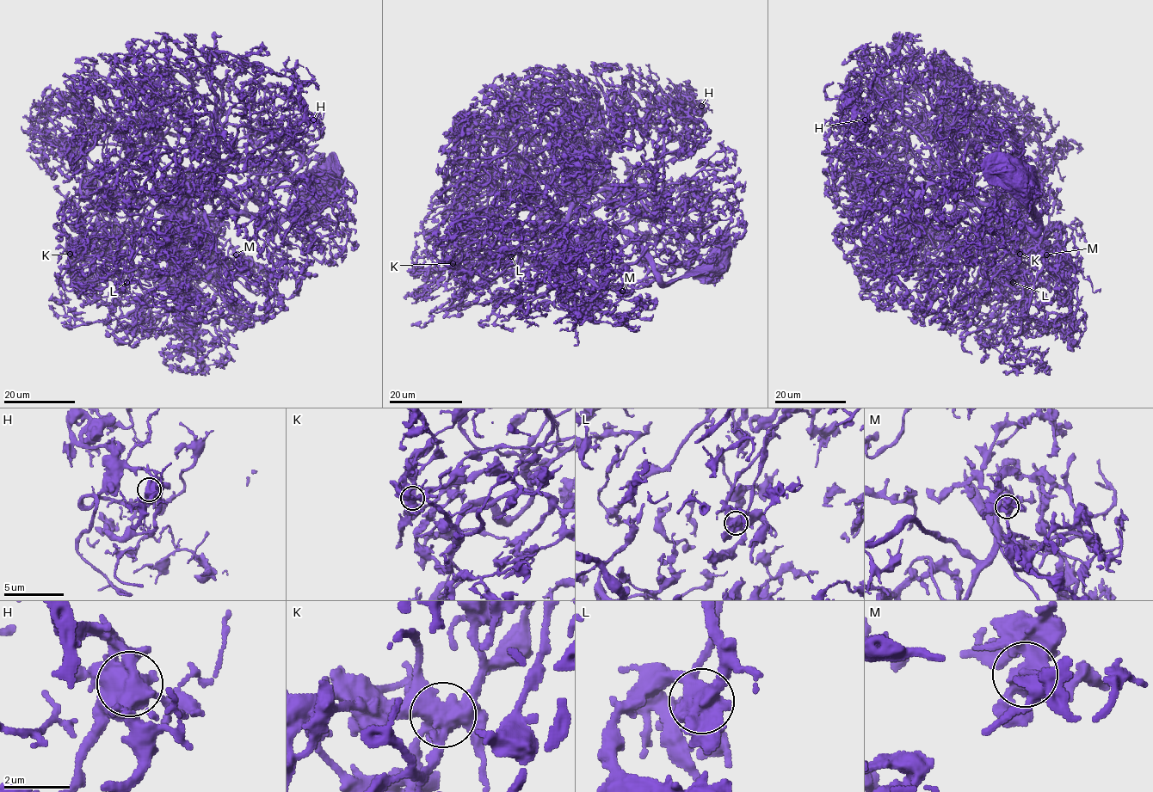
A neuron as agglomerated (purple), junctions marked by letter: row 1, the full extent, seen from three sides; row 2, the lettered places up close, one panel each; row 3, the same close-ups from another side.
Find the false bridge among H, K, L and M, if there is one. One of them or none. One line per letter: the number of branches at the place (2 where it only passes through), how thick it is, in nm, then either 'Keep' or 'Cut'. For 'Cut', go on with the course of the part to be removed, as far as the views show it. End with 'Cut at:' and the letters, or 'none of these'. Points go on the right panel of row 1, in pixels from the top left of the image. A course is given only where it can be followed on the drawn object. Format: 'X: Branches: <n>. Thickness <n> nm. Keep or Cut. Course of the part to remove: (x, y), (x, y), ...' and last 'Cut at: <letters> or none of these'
H: Branches: 5. Thickness 550 nm. Cut. Course of the part to remove: (865, 119), (858, 113), (851, 119), (862, 125), (859, 136), (853, 128), (832, 123), (839, 112)
K: Branches: 5. Thickness 550 nm. Keep
L: Branches: 4. Thickness 550 nm. Keep
M: Branches: 5. Thickness 550 nm. Keep
Cut at: H

